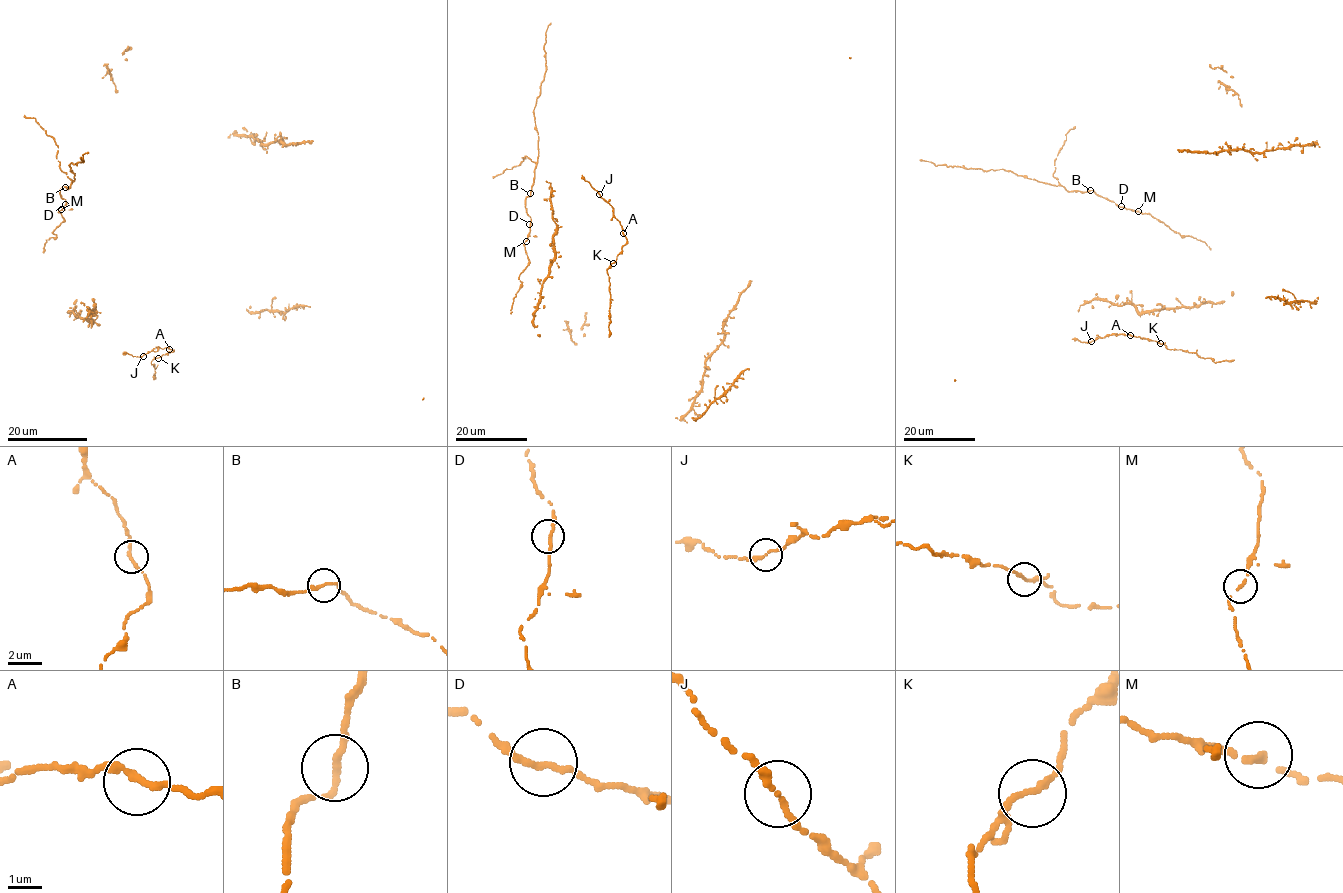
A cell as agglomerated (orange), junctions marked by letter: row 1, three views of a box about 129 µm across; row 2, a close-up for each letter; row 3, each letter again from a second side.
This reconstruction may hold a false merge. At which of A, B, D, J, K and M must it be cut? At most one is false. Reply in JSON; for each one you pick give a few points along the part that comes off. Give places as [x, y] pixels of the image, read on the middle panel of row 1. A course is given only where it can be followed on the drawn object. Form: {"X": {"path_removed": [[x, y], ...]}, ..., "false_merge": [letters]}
{"false_merge": []}

